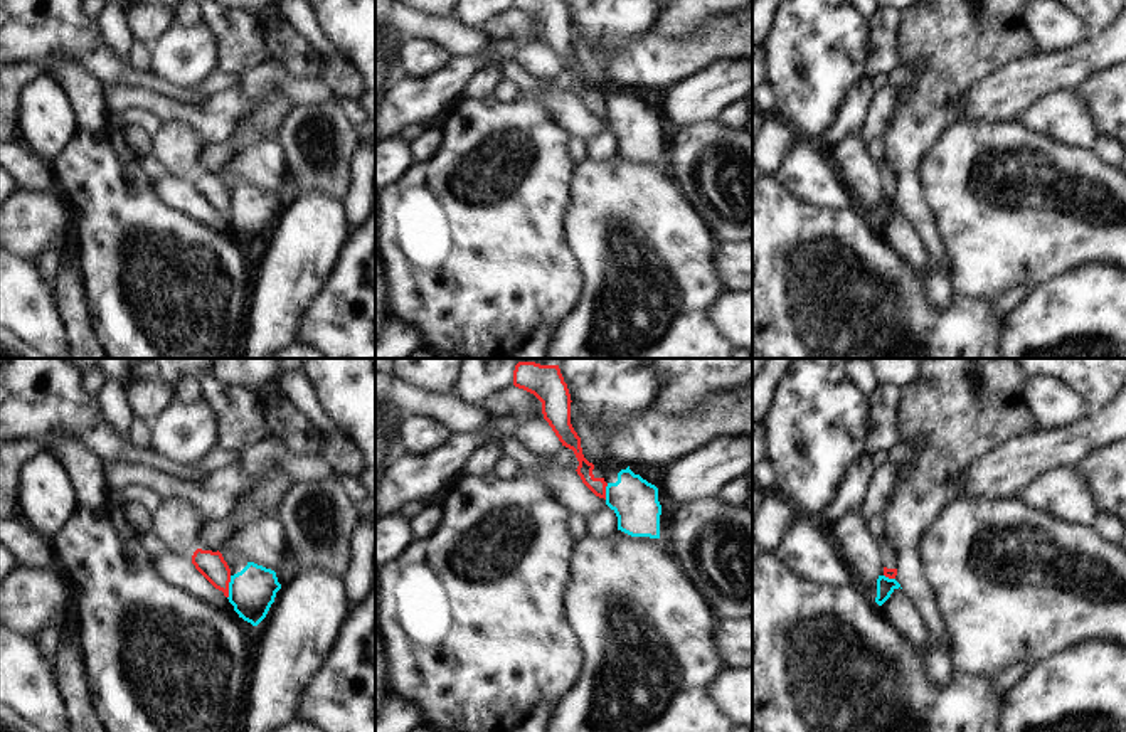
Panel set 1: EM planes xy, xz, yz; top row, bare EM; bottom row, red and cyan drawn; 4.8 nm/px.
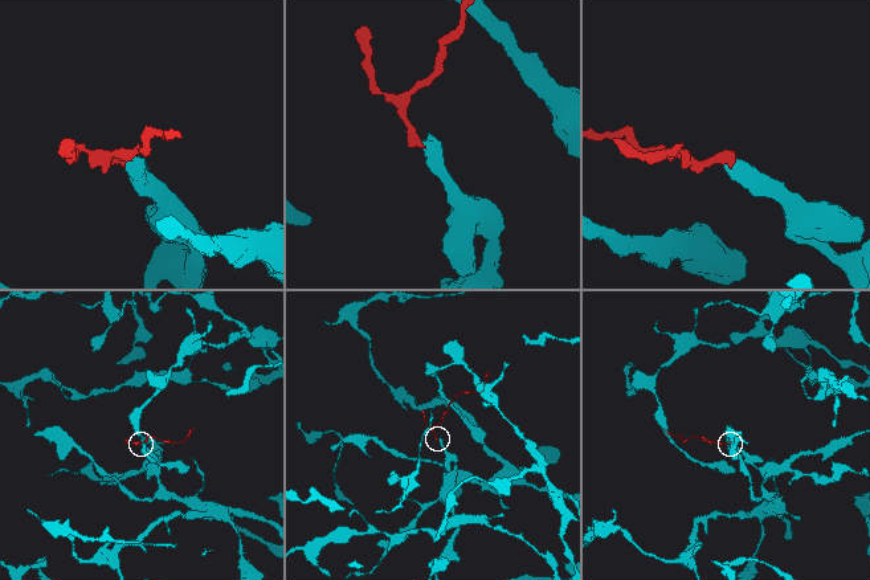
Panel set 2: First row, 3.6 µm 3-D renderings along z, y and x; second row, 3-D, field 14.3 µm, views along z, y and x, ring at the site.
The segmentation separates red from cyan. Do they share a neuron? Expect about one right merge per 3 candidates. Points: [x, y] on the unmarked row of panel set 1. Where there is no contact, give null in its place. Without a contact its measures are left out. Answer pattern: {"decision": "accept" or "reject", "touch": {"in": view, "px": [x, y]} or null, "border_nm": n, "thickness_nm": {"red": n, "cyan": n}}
{"decision": "reject", "touch": {"in": "xy", "px": [228, 211]}, "border_nm": 110, "thickness_nm": {"red": 130, "cyan": 220}}

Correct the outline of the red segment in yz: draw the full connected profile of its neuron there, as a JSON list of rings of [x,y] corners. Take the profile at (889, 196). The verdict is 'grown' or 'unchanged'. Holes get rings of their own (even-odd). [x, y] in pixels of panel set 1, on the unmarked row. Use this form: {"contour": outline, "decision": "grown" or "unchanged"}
{"contour": [[[885,158],[880,160],[877,163],[877,167],[879,167],[879,173],[880,173],[880,178],[884,182],[884,188],[885,188],[884,190],[884,199],[889,200],[889,202],[895,202],[897,188],[899,188],[895,173],[890,170]]], "decision": "grown"}

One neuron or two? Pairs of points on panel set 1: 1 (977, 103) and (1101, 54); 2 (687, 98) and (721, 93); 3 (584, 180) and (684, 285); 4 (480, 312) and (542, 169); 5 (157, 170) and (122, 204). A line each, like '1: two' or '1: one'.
1: one
2: one
3: one
4: one
5: two

